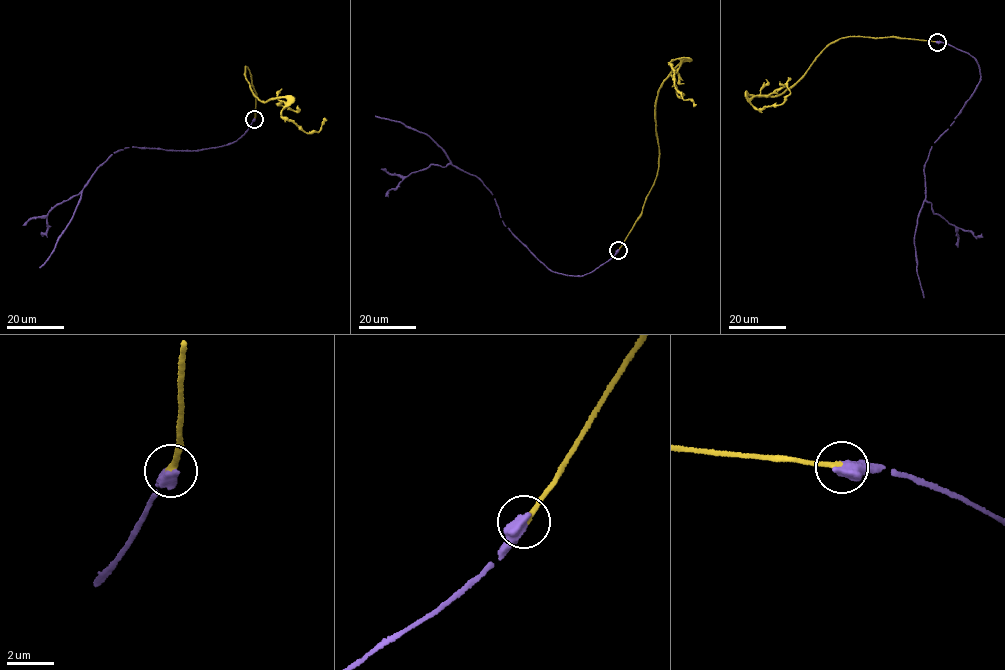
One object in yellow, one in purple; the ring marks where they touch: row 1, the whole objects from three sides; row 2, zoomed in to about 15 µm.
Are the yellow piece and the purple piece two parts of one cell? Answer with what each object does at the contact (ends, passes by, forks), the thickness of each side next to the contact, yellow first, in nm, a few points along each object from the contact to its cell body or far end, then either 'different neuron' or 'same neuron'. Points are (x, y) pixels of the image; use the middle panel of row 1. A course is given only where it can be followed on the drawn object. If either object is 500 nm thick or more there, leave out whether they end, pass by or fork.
280 nm thick on the yellow side, 650 nm on the other; yellow runs (618, 250), (654, 184), (654, 106), (685, 58), (676, 59), (670, 63), (674, 88), (694, 107); purple runs (618, 250), (585, 274), (553, 272), (503, 222), (482, 181), (452, 164), (425, 133), (375, 116); same neuron

